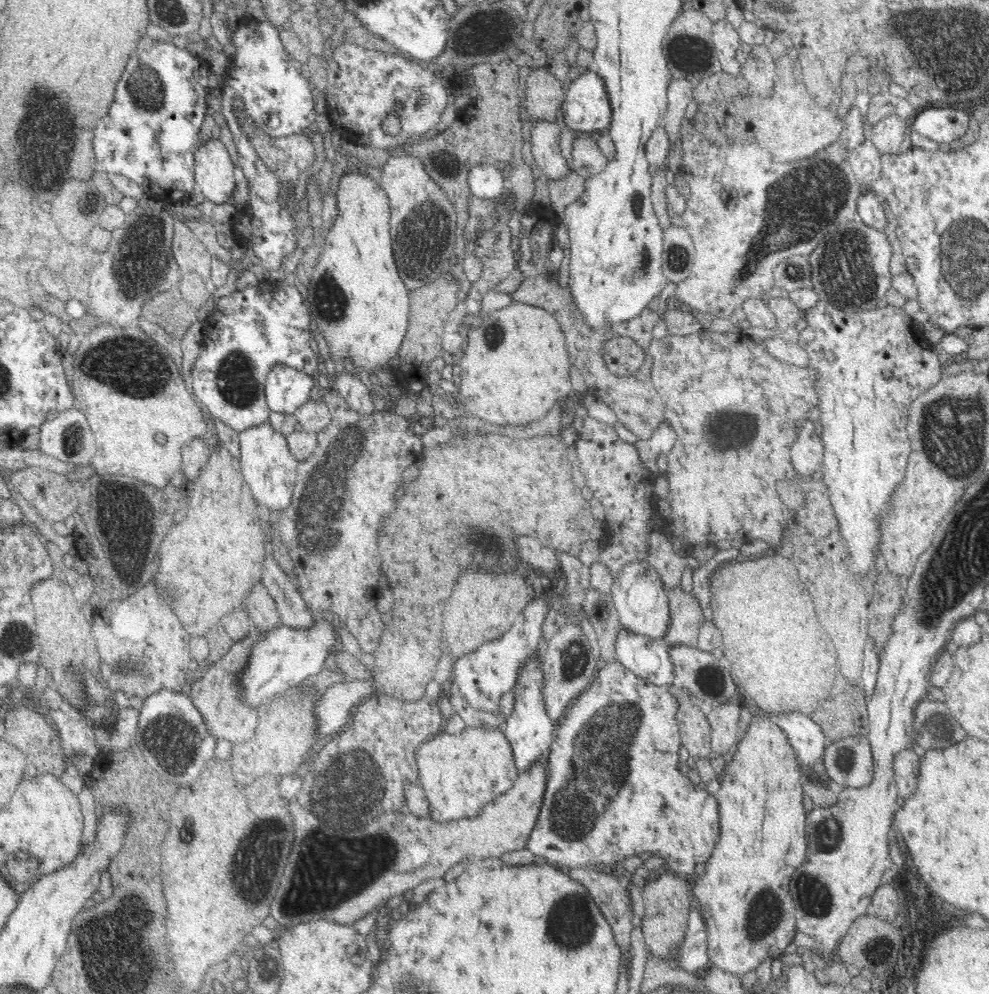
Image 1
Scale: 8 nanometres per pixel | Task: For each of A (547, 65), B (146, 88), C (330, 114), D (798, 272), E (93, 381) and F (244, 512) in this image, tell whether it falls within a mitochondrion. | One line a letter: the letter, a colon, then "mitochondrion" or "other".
A: other
B: mitochondrion
C: other
D: mitochondrion
E: mitochondrion
F: other

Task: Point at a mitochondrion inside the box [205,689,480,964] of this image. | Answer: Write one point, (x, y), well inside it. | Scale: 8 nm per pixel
(326, 878)

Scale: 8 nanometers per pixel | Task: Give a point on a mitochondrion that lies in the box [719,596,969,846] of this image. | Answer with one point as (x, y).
(844, 760)

